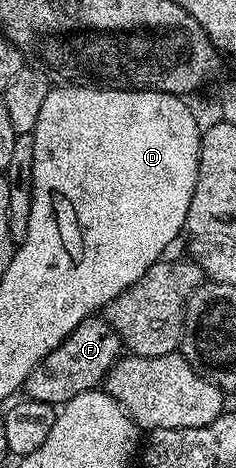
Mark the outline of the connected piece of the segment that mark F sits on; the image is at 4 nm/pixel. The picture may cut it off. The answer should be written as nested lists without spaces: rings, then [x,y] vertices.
[[[96,314],[85,318],[57,350],[53,350],[29,374],[24,382],[22,391],[26,399],[36,400],[62,406],[69,402],[69,398],[77,398],[77,394],[98,389],[106,381],[109,370],[121,358],[124,351],[123,341],[120,340],[117,330],[109,326],[109,322],[102,315]]]

